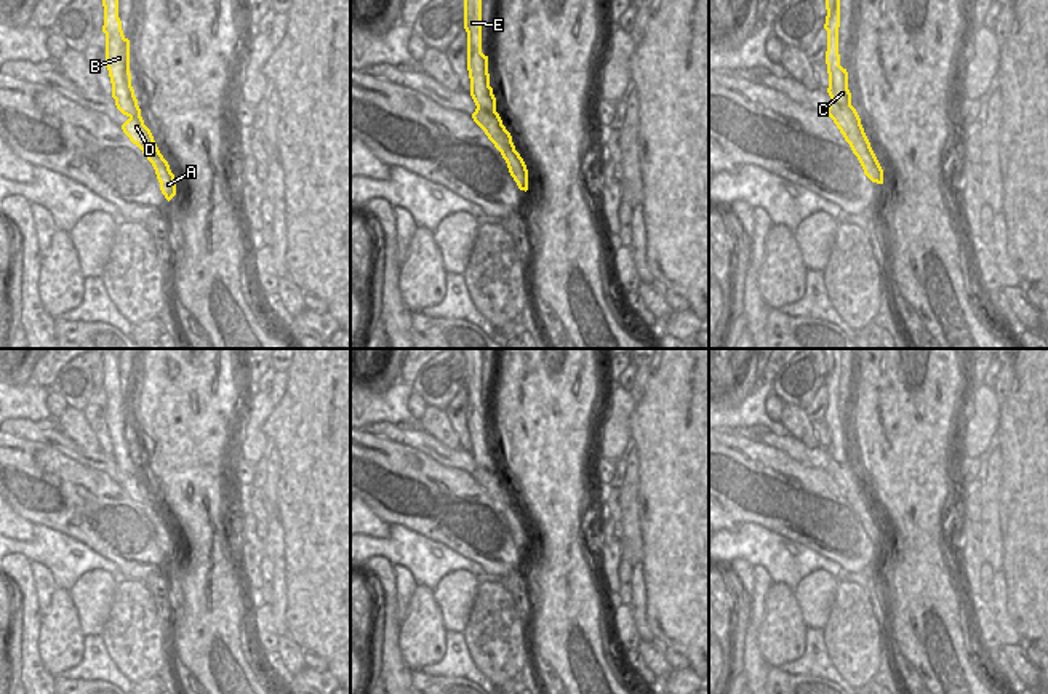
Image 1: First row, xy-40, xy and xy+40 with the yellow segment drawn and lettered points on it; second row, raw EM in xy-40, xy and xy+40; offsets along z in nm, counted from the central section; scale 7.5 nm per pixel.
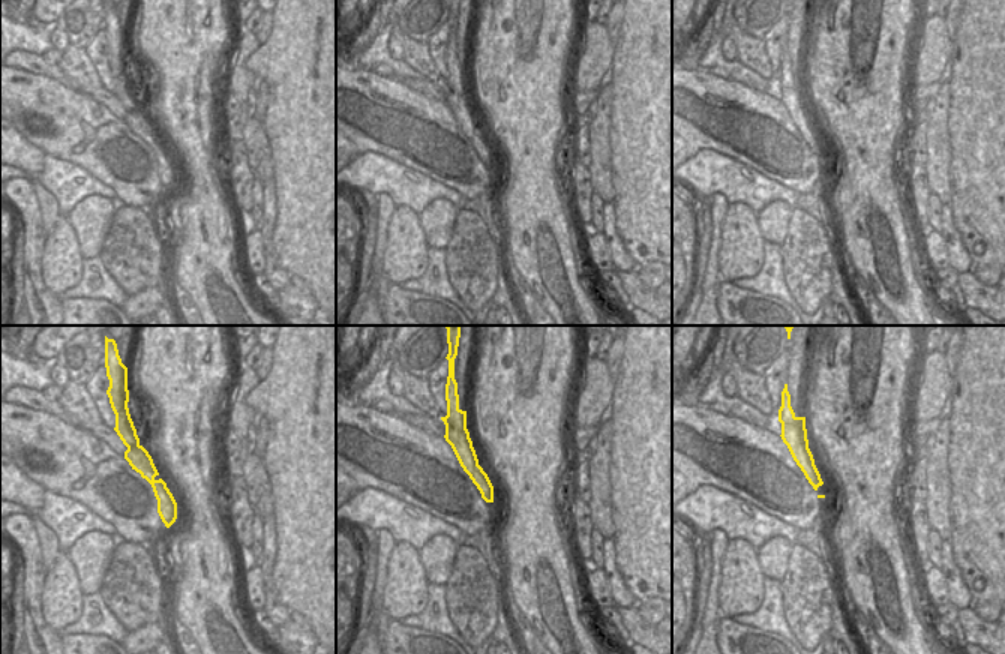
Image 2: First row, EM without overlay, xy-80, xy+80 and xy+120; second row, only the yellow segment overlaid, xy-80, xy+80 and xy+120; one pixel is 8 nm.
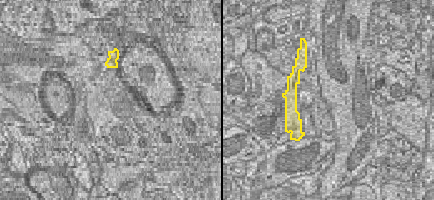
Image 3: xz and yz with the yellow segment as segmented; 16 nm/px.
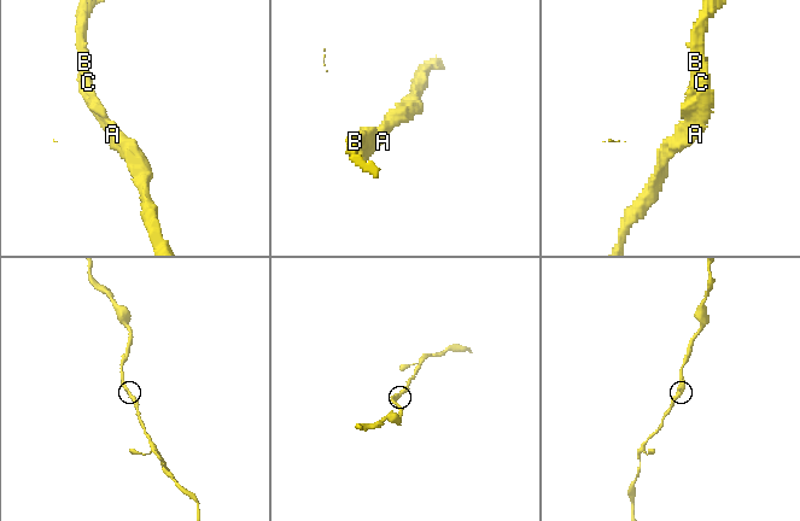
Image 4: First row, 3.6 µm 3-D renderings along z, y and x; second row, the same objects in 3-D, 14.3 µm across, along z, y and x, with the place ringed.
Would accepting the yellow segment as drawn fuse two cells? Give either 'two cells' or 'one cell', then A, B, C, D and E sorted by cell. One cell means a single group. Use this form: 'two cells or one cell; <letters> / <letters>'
one cell; A B C D E

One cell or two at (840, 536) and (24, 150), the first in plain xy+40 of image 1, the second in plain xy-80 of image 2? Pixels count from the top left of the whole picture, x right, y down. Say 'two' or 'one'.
two

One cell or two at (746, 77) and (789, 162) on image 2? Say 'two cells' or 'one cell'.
two cells

